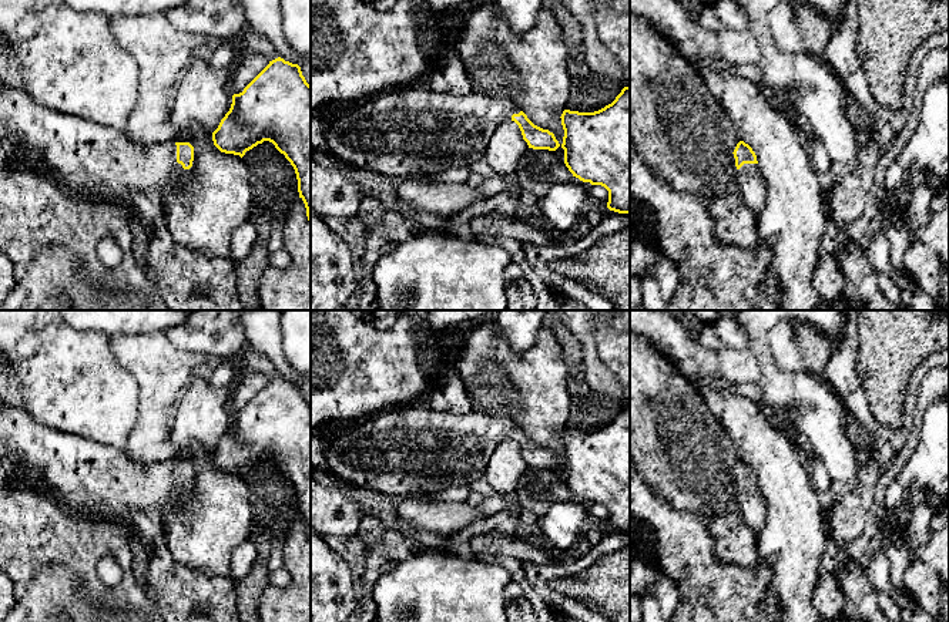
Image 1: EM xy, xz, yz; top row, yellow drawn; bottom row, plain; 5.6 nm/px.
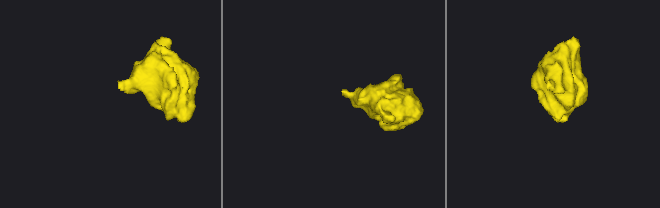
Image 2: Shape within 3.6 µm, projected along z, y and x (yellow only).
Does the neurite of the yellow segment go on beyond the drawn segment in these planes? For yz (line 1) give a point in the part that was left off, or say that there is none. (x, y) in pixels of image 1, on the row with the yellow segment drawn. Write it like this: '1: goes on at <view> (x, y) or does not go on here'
1: goes on at yz (753, 185)

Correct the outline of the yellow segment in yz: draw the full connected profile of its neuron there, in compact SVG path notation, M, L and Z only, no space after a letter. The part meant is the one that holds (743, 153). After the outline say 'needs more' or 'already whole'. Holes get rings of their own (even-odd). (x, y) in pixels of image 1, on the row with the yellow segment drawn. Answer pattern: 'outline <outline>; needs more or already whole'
outline M744 141L737 144L732 154L738 169L740 191L748 208L759 218L767 205L767 182L759 171L757 155Z; needs more

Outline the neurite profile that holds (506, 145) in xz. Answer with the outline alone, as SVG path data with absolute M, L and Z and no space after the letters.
M503 121L493 132L483 157L497 175L512 179L527 149L519 125L514 121Z

